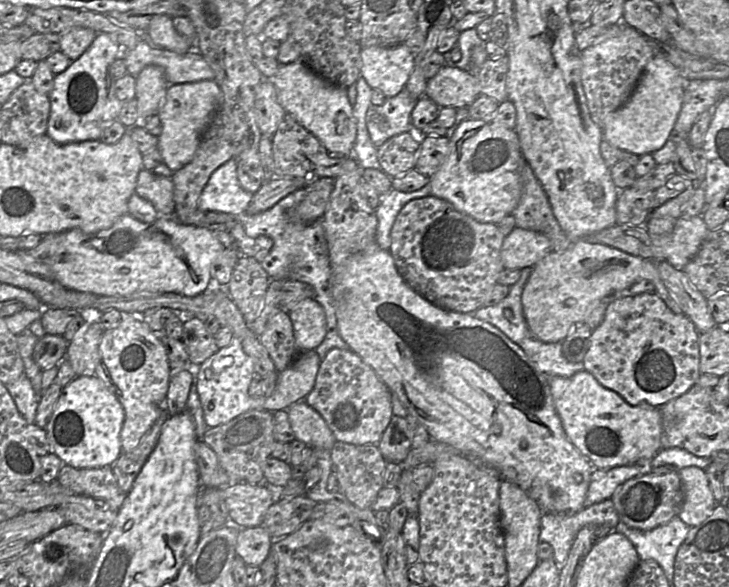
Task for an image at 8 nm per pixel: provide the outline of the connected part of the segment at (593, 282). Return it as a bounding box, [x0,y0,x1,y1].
[522,239,683,343]

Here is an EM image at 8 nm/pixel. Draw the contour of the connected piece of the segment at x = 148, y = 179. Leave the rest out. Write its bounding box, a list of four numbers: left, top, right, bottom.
[135,169,175,217]

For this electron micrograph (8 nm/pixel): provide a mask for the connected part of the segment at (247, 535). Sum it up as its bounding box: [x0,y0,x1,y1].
[236,527,273,566]

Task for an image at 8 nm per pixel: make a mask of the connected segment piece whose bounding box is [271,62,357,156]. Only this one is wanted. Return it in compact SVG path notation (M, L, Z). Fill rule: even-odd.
M301 62L279 65L271 81L286 113L311 132L330 154L352 154L357 128L347 88L329 83Z

